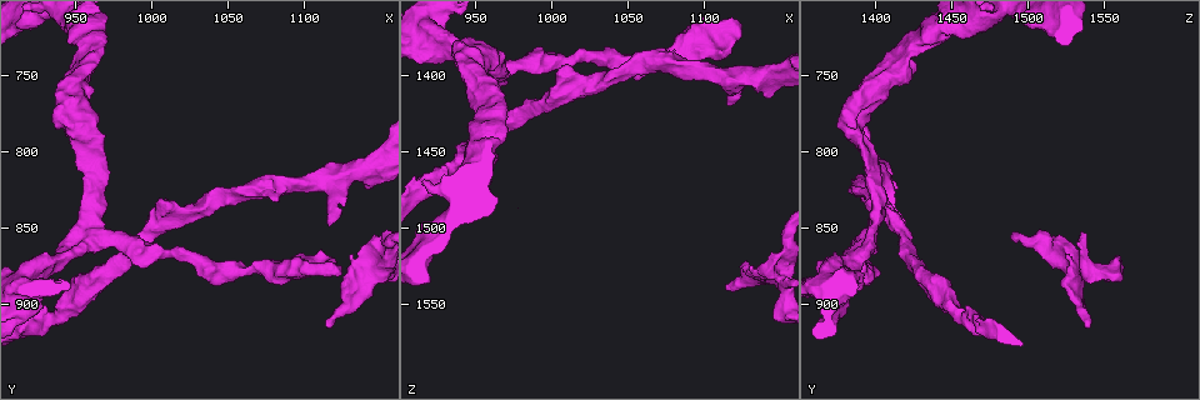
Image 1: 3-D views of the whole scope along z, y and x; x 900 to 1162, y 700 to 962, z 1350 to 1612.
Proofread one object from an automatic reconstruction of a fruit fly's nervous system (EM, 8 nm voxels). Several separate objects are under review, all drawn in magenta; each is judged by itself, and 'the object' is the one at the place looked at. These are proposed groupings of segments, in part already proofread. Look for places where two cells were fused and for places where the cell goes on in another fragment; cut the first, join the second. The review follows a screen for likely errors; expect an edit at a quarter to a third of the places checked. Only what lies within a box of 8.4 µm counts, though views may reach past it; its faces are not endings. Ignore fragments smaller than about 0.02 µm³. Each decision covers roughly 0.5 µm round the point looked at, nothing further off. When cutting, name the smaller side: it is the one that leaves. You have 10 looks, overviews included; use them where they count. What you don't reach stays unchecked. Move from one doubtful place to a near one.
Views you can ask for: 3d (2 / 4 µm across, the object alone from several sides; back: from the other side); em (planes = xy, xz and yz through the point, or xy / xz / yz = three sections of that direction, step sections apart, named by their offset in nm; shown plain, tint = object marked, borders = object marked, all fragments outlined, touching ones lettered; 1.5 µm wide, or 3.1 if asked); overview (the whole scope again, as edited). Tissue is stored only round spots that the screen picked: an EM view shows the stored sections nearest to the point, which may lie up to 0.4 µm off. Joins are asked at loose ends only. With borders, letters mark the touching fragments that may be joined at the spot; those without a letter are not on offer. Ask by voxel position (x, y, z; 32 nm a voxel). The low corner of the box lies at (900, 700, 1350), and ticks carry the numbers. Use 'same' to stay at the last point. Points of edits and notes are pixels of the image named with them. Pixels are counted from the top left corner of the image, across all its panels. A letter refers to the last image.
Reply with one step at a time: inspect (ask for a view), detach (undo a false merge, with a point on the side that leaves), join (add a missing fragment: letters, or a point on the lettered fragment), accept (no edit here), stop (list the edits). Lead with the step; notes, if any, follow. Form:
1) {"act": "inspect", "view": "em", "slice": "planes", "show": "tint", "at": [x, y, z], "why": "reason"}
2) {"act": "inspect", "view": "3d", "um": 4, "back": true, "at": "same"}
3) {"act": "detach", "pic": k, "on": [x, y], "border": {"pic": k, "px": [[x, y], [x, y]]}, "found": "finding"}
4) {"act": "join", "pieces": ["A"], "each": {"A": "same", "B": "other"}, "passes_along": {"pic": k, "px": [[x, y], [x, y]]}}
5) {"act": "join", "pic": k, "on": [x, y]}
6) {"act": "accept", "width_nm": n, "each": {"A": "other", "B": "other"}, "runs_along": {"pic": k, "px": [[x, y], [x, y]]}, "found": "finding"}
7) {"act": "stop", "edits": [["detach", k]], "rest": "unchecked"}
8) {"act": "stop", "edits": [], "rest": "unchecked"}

{"act": "inspect", "view": "3d", "um": 4, "at": [1140, 888, 1532], "why": "calibre changes"}

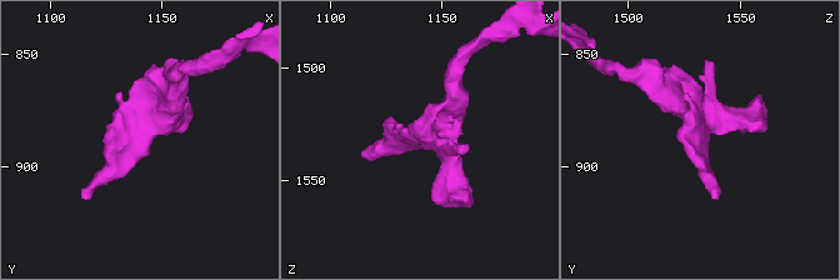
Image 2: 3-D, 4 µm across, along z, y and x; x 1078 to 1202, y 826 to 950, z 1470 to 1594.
{"act": "inspect", "view": "em", "slice": "xy", "step": 8, "show": "tint", "at": [1140, 888, 1532], "why": "shape alone is not enough"}

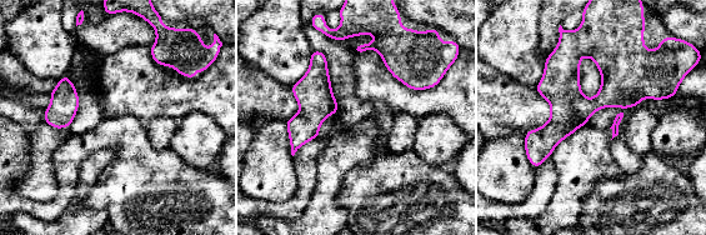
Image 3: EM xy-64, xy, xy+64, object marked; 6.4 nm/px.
{"act": "inspect", "view": "em", "slice": "planes", "show": "borders", "at": "same"}

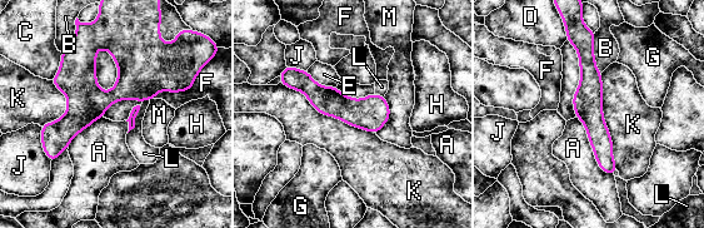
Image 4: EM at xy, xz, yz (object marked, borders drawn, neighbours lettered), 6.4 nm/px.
{"act": "accept", "each": {"A": "other", "B": "other", "C": "other", "D": "other", "E": "other", "F": "other", "G": "other", "H": "other", "J": "other", "K": "other", "L": "other", "M": "other"}, "found": "continuous, no second cell"}

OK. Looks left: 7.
{"act": "inspect", "view": "3d", "um": 2, "at": [1116, 848, 1418], "why": "branch stops here"}

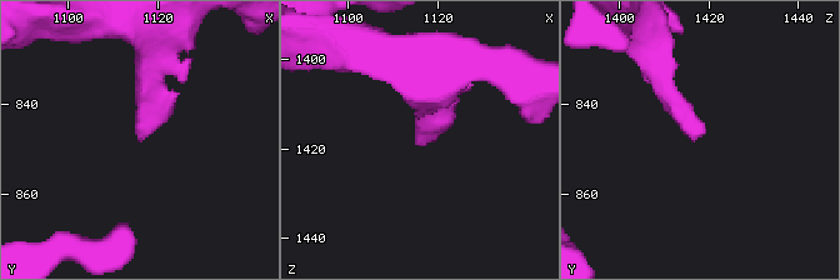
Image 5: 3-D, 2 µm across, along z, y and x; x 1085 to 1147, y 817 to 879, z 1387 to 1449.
{"act": "inspect", "view": "em", "slice": "xz", "step": 4, "show": "borders", "at": [1116, 848, 1417]}

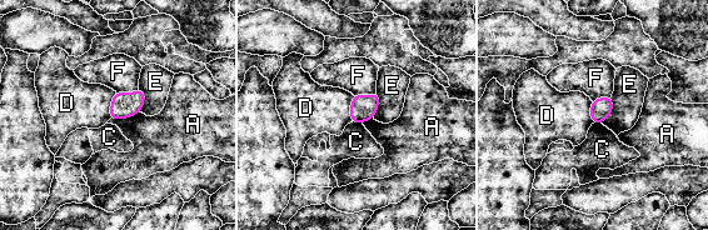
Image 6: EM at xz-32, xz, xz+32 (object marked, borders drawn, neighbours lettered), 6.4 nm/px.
{"act": "accept", "width_nm": 140, "each": {"A": "other", "C": "other", "D": "other", "E": "other", "F": "other"}, "border": {"pic": 6, "px": [[612, 96], [612, 113], [601, 123]]}, "found": "no lettered fragment goes on from it"}

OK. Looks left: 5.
{"act": "inspect", "view": "3d", "um": 4, "at": [938, 782, 1388], "why": "free end"}

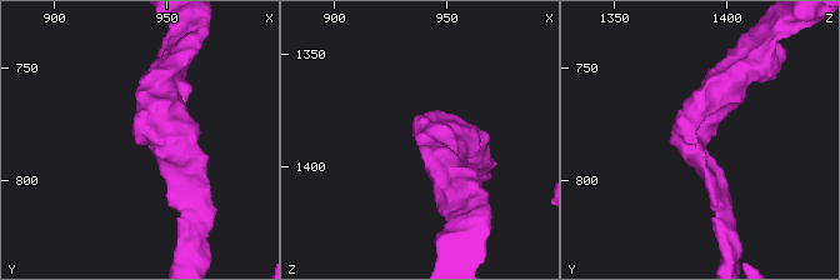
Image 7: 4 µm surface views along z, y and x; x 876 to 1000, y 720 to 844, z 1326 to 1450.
{"act": "inspect", "view": "em", "slice": "xz", "step": 4, "show": "borders", "at": [937, 784, 1387]}

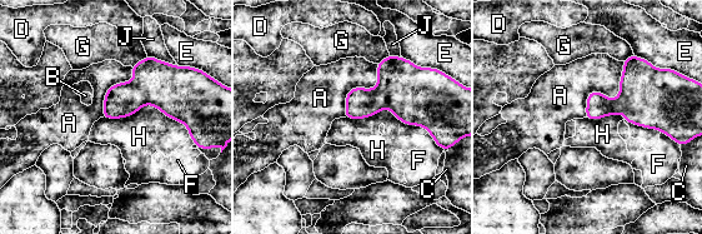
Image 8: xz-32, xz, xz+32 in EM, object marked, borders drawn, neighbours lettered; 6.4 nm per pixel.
{"act": "inspect", "view": "em", "slice": "planes", "show": "borders", "at": "same", "why": "another direction"}

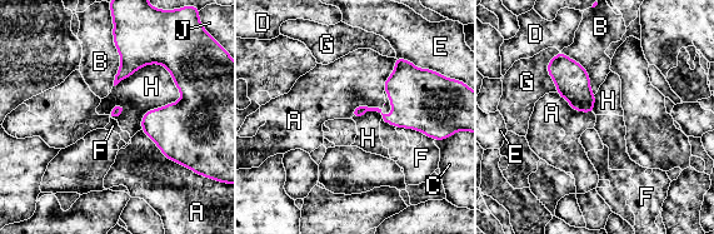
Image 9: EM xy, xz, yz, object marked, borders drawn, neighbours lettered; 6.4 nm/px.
{"act": "accept", "each": {"A": "other", "B": "other", "C": "other", "D": "other", "E": "other", "F": "other", "G": "other", "H": "other", "J": "other"}, "border": {"pic": 9, "px": [[158, 63], [180, 98], [140, 129]]}, "found": "none of them fits"}

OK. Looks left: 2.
{"act": "inspect", "view": "em", "slice": "planes", "show": "plain", "at": [962, 854, 1396], "why": "abrupt turn"}

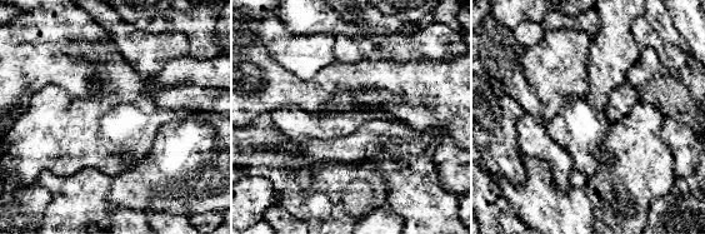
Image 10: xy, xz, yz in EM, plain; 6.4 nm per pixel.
{"act": "inspect", "view": "em", "slice": "planes", "show": "borders", "at": "same"}

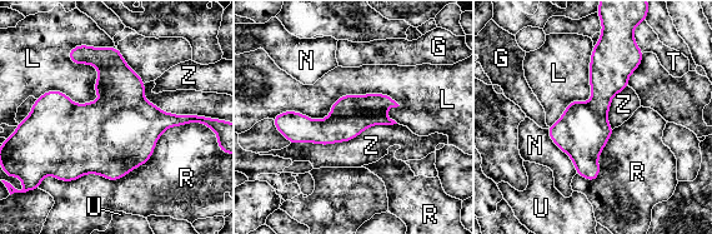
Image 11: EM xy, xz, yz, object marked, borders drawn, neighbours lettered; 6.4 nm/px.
{"act": "accept", "width_nm": 260, "longest_contact_nm": ["R", 1050], "each": {"G": "other", "L": "other", "N": "other", "R": "other", "T": "other", "U": "other", "Z": "other"}, "found": "all the same cell"}

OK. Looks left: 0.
{"act": "stop", "edits": [], "rest": "unchecked"}

